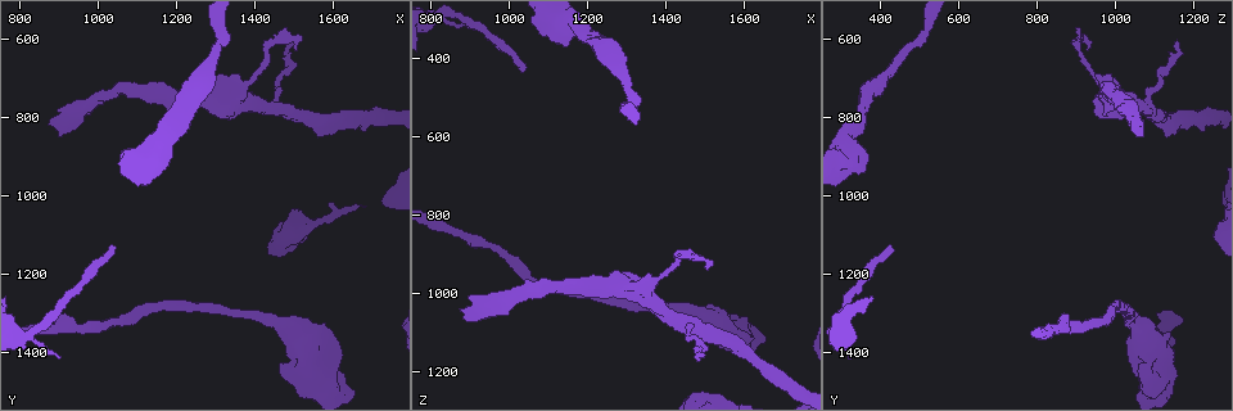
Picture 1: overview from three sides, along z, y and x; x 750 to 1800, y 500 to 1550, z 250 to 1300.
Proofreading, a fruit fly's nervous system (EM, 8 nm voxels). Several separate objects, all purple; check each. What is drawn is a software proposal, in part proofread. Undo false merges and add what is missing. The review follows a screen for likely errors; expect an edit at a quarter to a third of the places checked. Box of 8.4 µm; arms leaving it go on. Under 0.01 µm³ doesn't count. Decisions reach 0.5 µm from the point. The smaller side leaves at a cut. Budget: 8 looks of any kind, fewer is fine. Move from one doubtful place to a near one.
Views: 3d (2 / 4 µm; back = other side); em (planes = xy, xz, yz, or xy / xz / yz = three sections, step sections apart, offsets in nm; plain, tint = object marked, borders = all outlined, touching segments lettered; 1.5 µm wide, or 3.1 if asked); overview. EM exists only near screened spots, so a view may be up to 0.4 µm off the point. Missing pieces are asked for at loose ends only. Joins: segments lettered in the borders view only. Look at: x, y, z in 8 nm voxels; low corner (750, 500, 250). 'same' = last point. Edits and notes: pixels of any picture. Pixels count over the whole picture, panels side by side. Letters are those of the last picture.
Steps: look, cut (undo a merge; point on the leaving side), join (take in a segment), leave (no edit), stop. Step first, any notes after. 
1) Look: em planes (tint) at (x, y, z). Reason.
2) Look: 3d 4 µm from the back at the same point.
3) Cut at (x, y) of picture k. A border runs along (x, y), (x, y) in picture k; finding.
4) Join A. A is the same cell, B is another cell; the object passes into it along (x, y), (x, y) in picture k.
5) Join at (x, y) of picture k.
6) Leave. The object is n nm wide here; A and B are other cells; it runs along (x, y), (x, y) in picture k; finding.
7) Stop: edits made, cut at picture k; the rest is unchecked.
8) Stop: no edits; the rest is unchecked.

Look: 3d 2 µm at (1040, 1130, 430). End of a long branch.

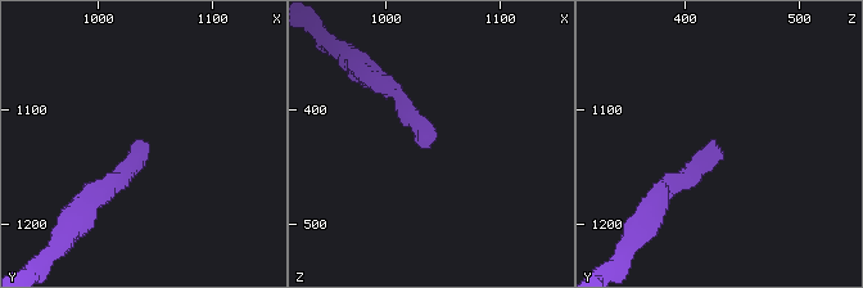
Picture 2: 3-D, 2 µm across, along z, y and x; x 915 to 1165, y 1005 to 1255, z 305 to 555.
Look: em planes (borders) at (1042, 1128, 426).

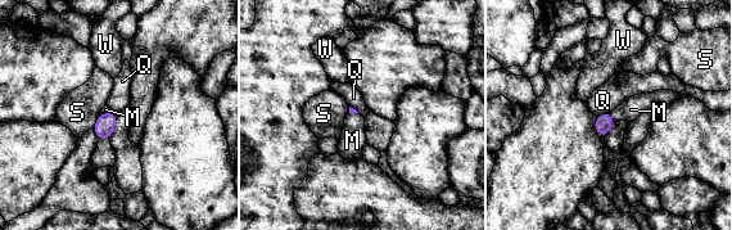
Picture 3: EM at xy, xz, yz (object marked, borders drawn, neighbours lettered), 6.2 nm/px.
Join M. M is the same cell, Q, S and W are other cells; the object passes into it along (604, 121), (611, 117), (631, 109) in picture 3; the cell continues.

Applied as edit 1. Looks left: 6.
Look: em xz step 4 (tint) at (1185, 830, 330). Thick turns thin.

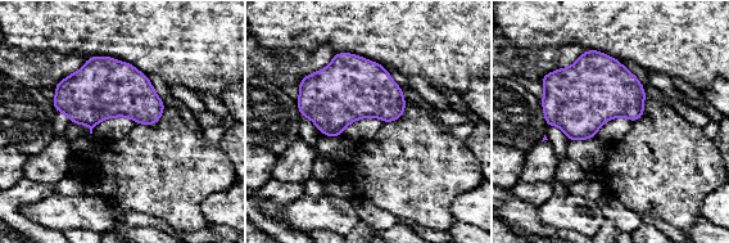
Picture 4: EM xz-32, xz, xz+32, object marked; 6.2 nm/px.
Look: em planes (borders) at the same point.

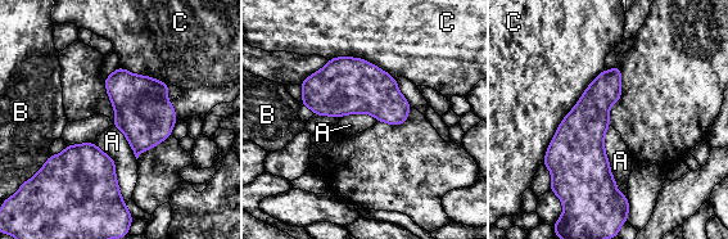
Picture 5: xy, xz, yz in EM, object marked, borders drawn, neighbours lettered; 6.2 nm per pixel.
Leave. The longest contact is with C, 700 nm; A, B and C are other cells; a border runs along (604, 68), (560, 122), (542, 162) in picture 5; one cell here.

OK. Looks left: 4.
Look: em planes (borders) at (1495, 605, 1145). Thin end.

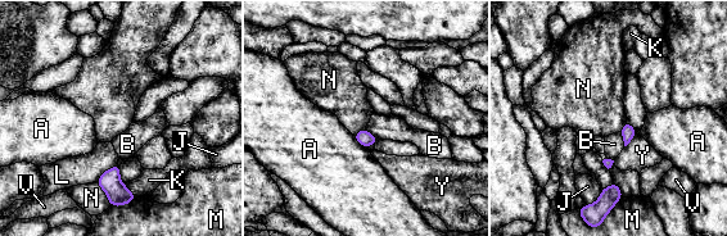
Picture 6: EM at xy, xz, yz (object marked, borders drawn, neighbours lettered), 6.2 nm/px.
Leave. A, B, J, K, L, M, N, V and Y are other cells; a border runs along (95, 182), (104, 191), (111, 205) in picture 6; none of them fits.

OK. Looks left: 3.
Look: em planes (tint) at (1400, 685, 940). Sharp bend.

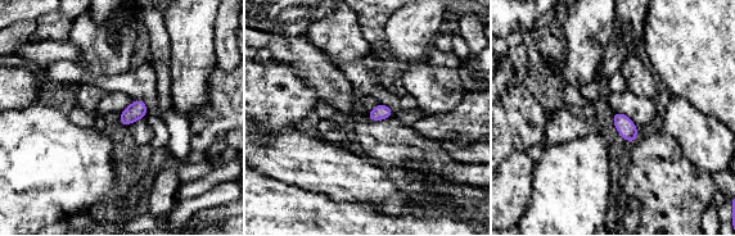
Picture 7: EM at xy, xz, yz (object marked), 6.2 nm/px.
Look: em planes (borders) at the same point. What lies round it.

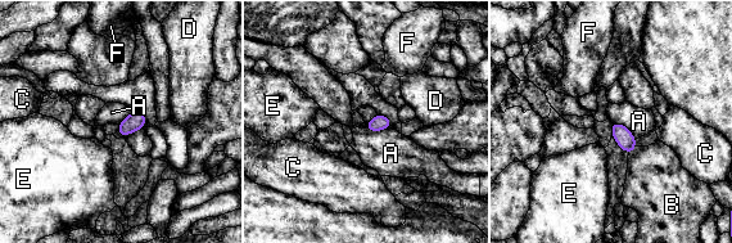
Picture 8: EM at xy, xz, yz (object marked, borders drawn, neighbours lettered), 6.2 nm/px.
Leave. A, B, C, D, E and F are other cells; a border runs along (365, 122), (369, 130), (392, 126) in picture 8; continuous, no second cell.

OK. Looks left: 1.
Stop: edits made, join at picture 3; the rest is unchecked.

